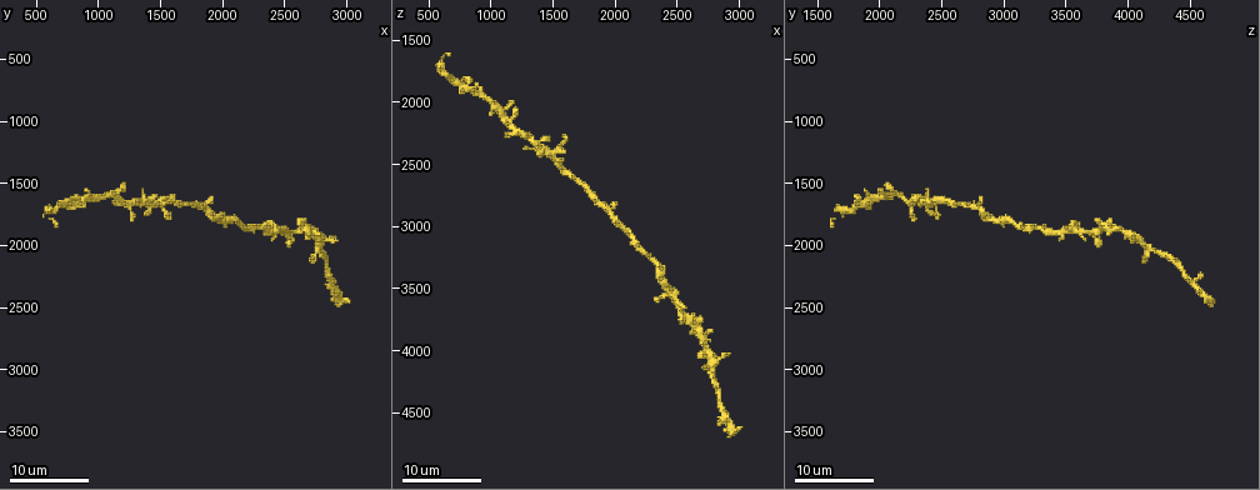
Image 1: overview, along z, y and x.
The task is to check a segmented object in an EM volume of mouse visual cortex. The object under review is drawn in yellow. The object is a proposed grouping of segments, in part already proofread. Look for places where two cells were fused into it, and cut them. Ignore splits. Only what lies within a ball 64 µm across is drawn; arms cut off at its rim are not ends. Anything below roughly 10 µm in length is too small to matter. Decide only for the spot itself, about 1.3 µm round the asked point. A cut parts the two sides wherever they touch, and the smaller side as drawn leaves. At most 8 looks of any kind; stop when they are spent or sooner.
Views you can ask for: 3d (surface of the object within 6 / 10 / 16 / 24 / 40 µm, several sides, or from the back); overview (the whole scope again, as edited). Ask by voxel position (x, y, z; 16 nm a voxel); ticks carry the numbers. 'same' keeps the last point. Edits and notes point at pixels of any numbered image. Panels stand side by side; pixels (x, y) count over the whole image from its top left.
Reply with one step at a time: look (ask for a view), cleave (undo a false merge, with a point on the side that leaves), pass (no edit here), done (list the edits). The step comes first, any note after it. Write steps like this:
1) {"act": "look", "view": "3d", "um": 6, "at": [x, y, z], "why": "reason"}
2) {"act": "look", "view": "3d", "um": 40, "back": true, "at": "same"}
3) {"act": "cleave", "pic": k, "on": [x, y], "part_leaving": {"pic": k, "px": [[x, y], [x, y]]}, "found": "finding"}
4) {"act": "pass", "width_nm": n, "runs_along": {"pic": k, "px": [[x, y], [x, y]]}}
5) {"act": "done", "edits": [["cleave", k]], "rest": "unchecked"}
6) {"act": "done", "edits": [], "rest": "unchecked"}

{"act": "look", "view": "3d", "um": 24, "at": [1720, 1660, 2660], "why": "thin neck"}

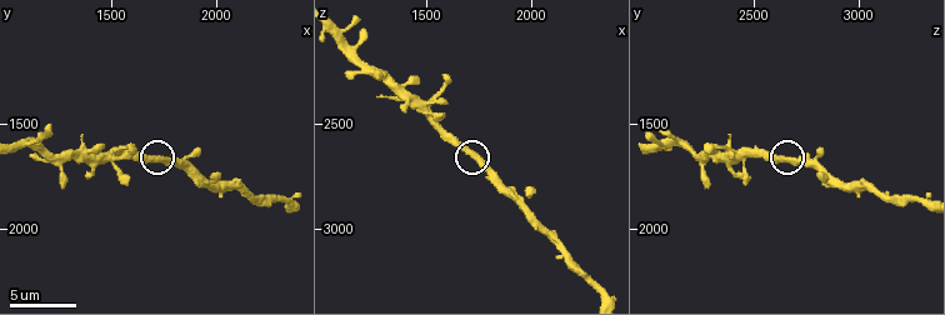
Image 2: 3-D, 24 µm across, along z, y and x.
{"act": "look", "view": "3d", "um": 6, "at": [1710, 1670, 2660]}

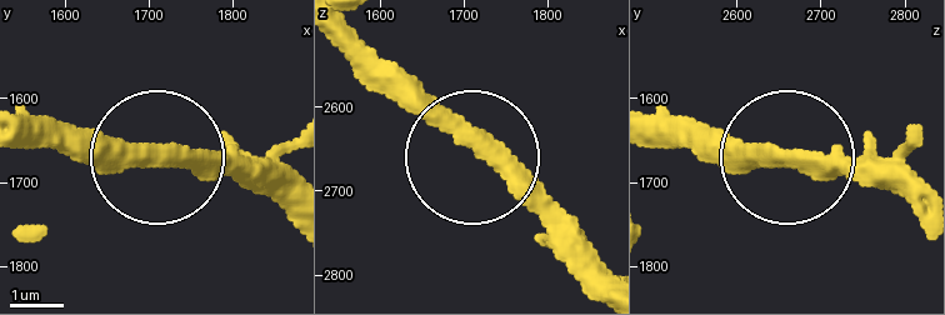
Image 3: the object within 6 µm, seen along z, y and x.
{"act": "pass", "found": "continuous, no second cell"}

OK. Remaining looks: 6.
{"act": "look", "view": "3d", "um": 10, "at": [1180, 1630, 2200], "why": "three arms meet"}

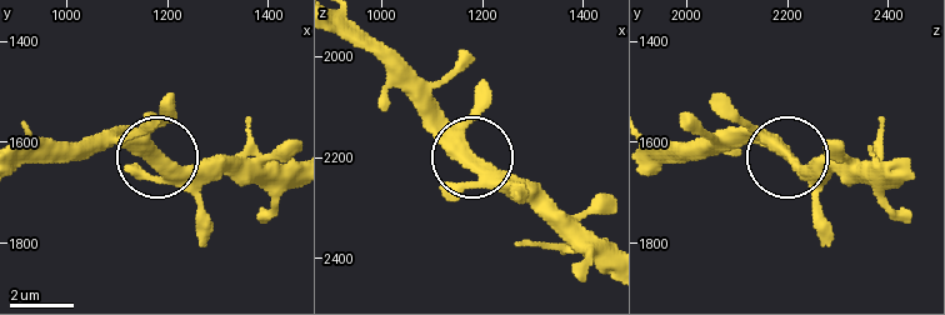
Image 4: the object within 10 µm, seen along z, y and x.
{"act": "pass", "arms": 3, "found": "one cell here"}

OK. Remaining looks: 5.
{"act": "look", "view": "3d", "um": 6, "at": [2040, 1790, 3000], "why": "three-way junction"}

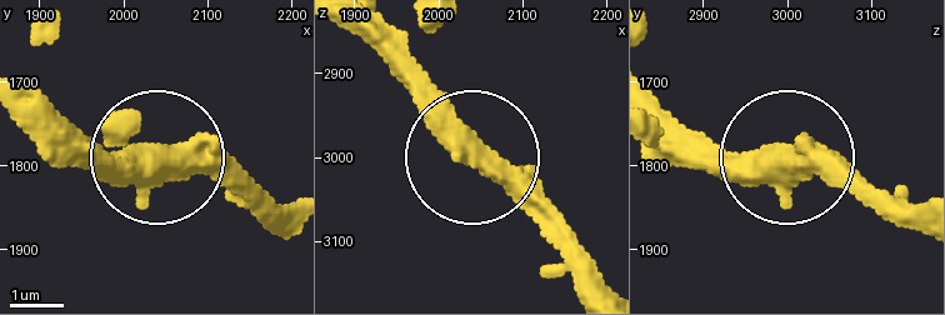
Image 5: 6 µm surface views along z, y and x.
{"act": "pass", "side_arm_um": 37, "runs_along": {"pic": 5, "px": [[163, 164], [45, 155]]}, "found": "one cell here"}

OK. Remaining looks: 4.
{"act": "look", "view": "3d", "um": 16, "at": [2480, 1880, 3600]}

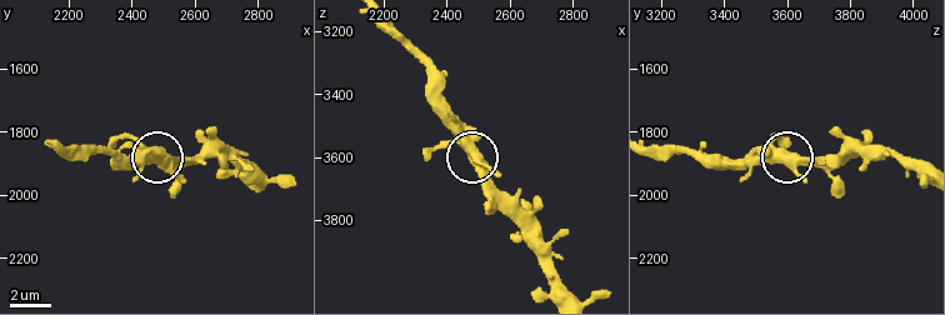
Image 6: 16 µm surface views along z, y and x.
{"act": "look", "view": "3d", "um": 6, "at": [2480, 1880, 3600]}

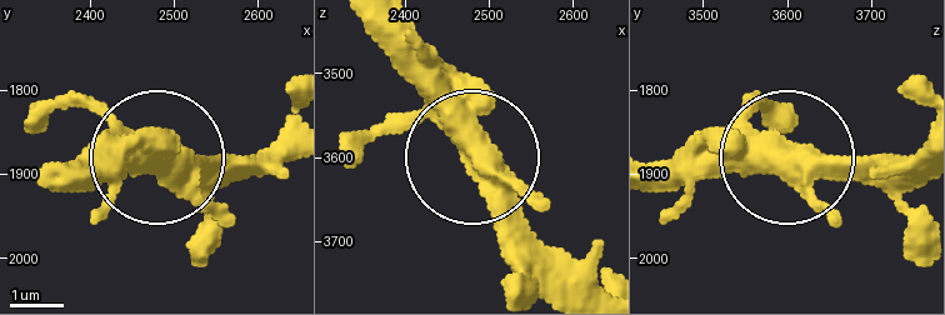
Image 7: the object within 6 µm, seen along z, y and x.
{"act": "pass", "width_nm": 430, "found": "continuous, no second cell"}

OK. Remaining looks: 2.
{"act": "done", "edits": [], "rest": "unchecked"}

